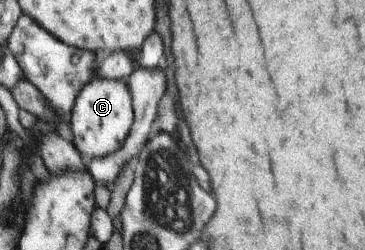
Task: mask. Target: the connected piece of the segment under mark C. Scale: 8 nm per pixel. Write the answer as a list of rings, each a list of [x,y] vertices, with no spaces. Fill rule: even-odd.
[[[94,76],[76,95],[68,123],[71,126],[73,145],[90,161],[94,157],[117,151],[126,140],[133,120],[132,97],[126,82]]]

